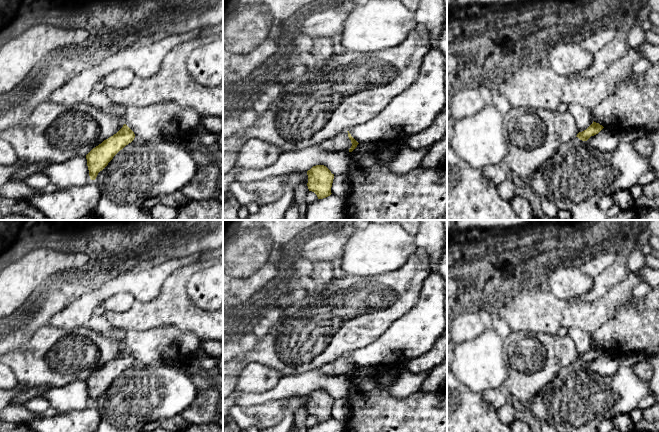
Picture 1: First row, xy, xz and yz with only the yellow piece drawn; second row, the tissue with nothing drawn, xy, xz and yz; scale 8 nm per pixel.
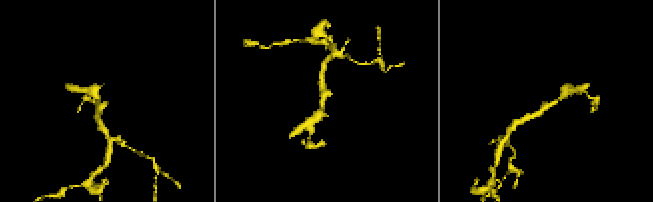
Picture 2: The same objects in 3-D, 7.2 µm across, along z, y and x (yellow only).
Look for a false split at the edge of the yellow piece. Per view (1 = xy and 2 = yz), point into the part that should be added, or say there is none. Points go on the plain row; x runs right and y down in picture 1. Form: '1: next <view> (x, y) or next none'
1: next none
2: next none

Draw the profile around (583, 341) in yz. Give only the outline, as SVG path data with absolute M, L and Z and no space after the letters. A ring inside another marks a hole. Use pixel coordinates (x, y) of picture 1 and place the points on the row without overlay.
M569 329L568 336L575 343L578 357L586 354L593 347L591 335L583 330Z

